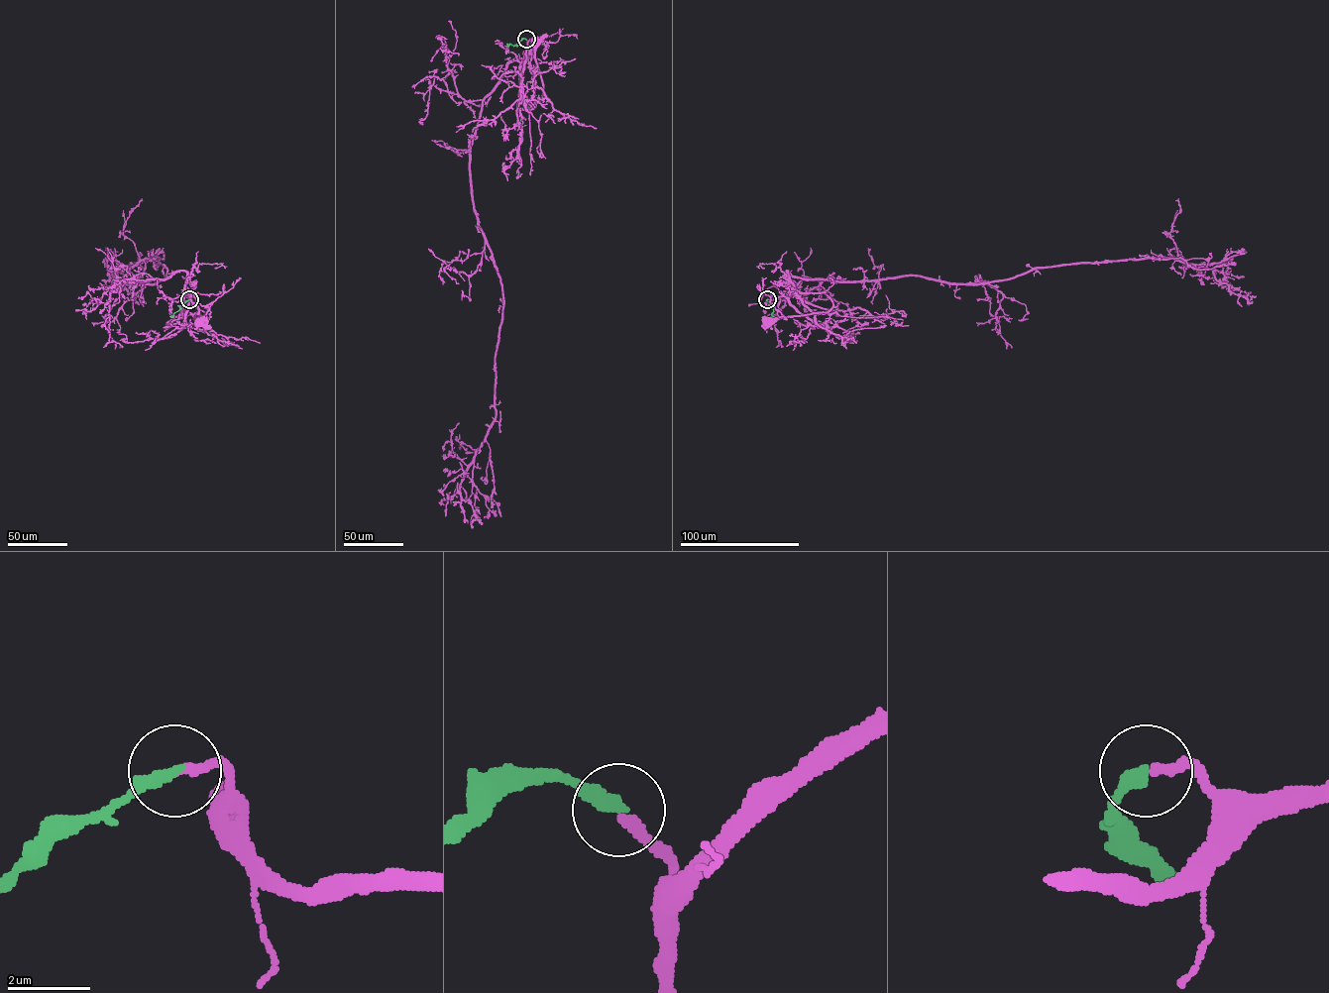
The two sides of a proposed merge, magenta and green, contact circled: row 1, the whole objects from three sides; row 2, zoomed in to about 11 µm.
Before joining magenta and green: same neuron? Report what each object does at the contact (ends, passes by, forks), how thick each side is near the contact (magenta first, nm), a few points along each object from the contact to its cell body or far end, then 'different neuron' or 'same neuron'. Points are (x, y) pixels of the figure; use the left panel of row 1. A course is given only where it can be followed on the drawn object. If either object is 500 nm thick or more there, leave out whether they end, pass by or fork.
magenta ends | green ends | 240/320 nm | magenta via (189, 299), (187, 293), (181, 292), (206, 312), (197, 321) | green via (189, 299), (170, 316) | same neuron

